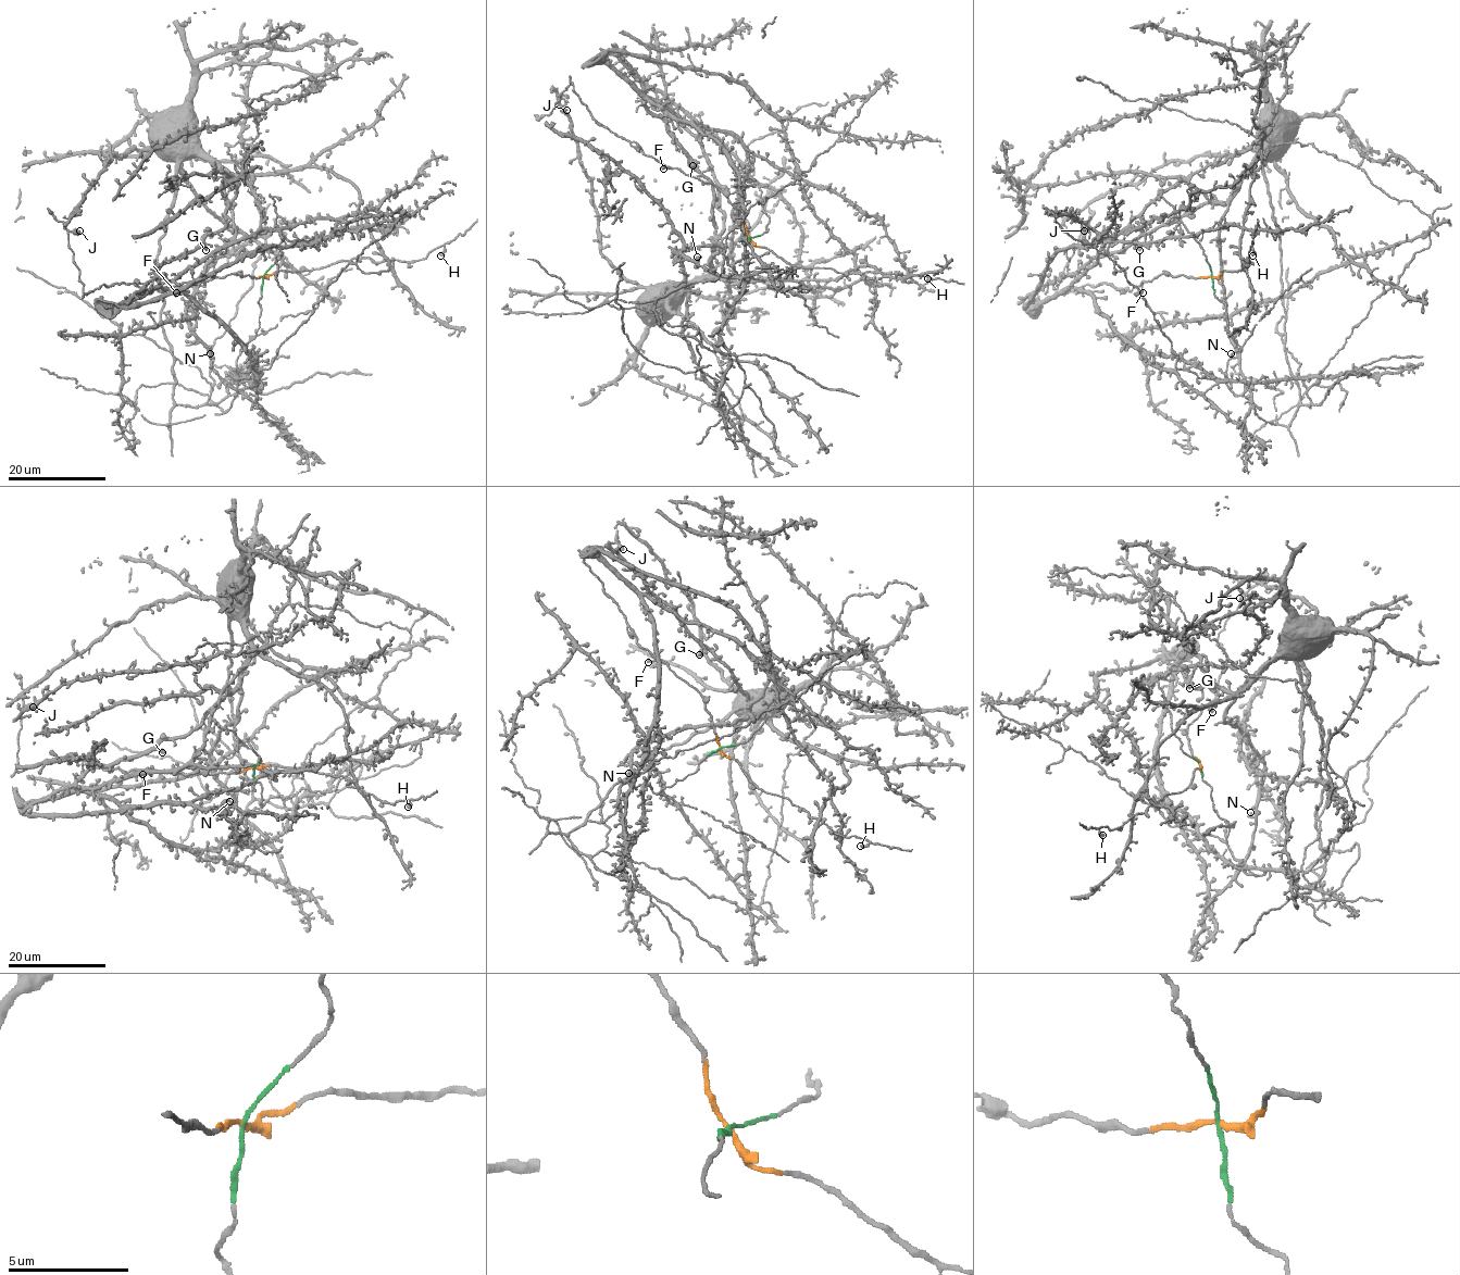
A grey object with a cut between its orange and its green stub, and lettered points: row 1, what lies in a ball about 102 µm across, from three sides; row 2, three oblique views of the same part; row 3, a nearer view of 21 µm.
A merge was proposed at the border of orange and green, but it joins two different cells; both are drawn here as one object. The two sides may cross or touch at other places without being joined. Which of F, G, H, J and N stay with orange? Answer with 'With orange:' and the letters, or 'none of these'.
With orange: F, H, J

